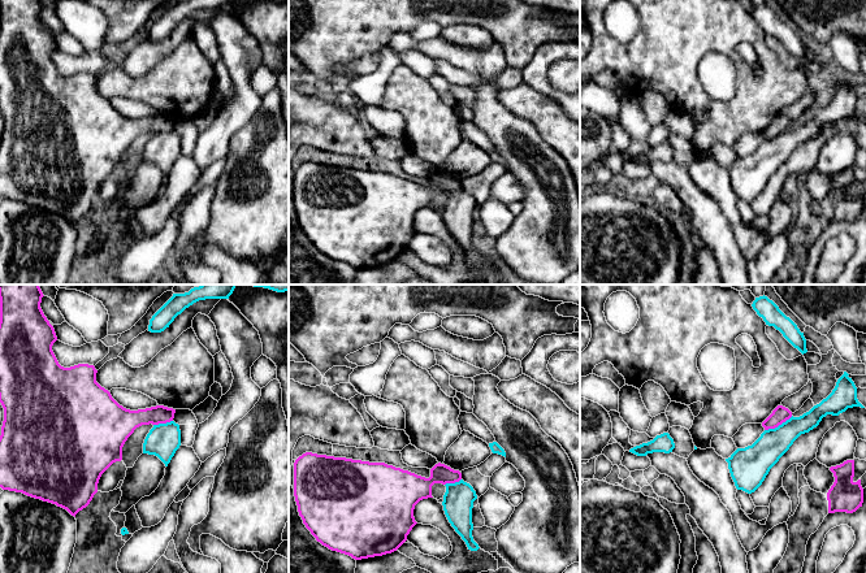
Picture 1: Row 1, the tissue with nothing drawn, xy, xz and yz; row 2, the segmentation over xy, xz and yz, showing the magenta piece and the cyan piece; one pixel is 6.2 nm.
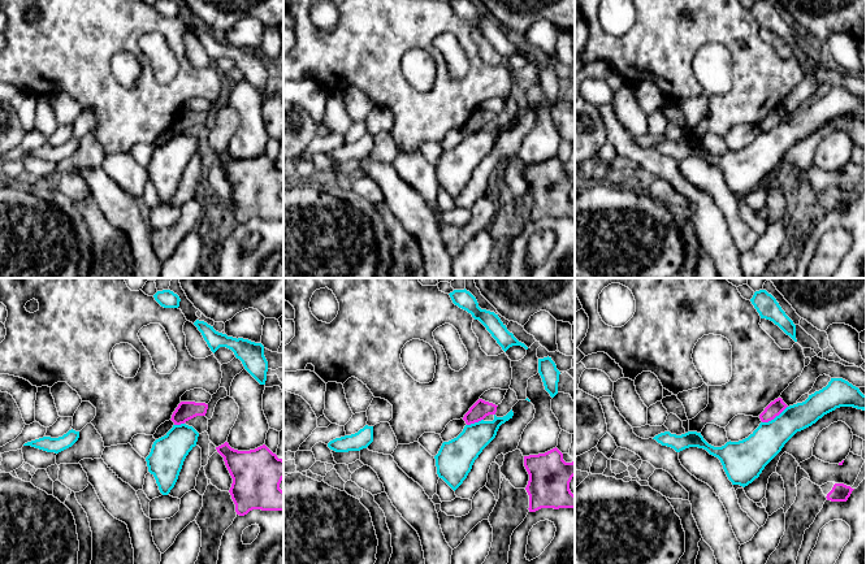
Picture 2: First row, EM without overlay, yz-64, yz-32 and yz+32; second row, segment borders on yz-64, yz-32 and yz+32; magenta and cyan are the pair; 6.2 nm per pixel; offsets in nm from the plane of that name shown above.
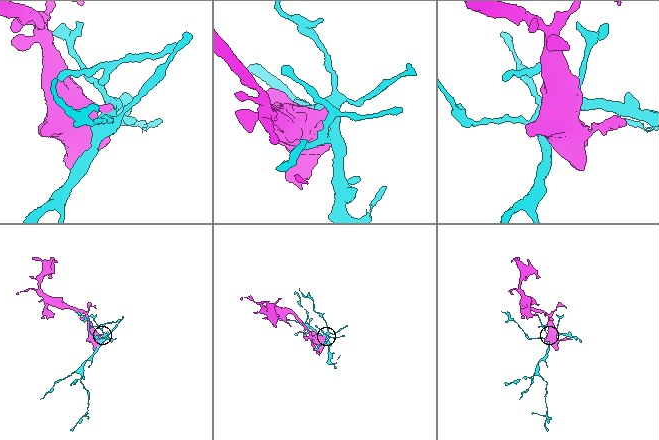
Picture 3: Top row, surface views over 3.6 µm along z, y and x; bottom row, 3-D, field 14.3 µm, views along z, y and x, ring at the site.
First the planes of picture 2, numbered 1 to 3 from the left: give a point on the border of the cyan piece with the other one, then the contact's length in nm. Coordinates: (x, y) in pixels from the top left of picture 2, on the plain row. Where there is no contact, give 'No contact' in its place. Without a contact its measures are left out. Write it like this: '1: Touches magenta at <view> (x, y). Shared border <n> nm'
1: Touches magenta at yz-64 (178, 133). Shared border 70 nm
2: Touches magenta at yz-32 (475, 130). Shared border 110 nm
3: Touches magenta at yz+32 (774, 126). Shared border 190 nm

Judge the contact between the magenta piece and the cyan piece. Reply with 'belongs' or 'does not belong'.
does not belong

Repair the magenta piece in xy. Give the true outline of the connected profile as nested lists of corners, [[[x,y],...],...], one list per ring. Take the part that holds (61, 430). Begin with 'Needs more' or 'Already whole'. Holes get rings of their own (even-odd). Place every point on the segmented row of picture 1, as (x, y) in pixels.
Already whole. [[[0,285],[0,403],[4,408],[0,487],[56,504],[75,517],[98,492],[101,474],[122,460],[122,447],[134,430],[142,425],[170,422],[176,409],[164,405],[126,409],[96,382],[94,365],[61,366],[52,351],[57,340],[55,329],[40,308],[43,296],[39,285]]]

